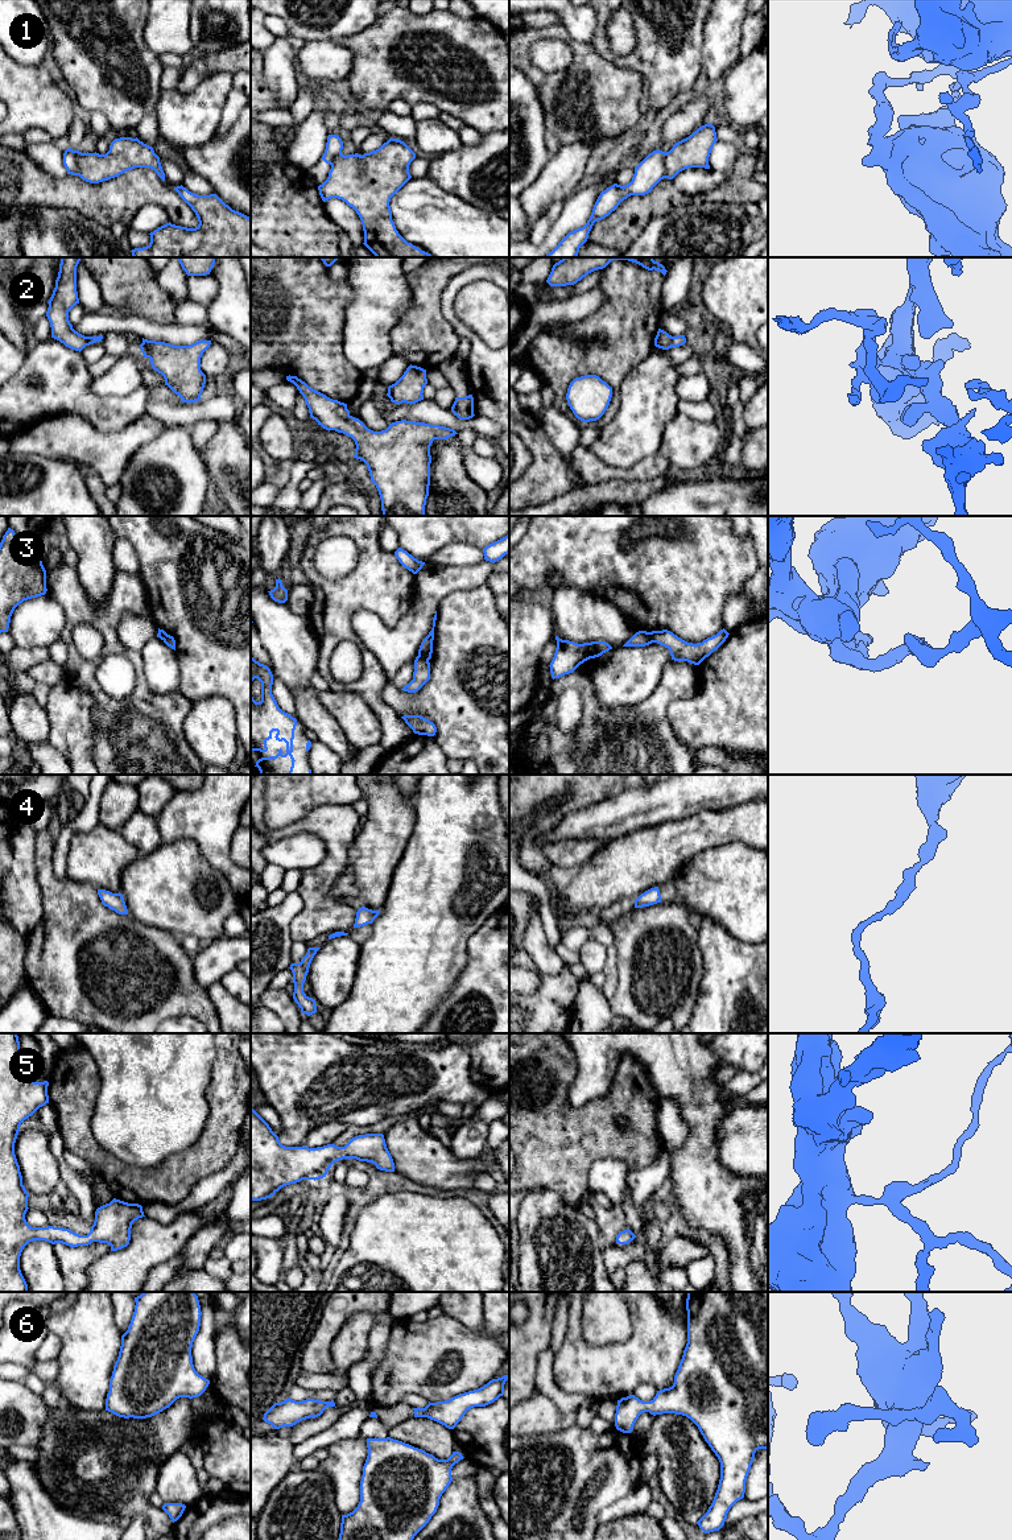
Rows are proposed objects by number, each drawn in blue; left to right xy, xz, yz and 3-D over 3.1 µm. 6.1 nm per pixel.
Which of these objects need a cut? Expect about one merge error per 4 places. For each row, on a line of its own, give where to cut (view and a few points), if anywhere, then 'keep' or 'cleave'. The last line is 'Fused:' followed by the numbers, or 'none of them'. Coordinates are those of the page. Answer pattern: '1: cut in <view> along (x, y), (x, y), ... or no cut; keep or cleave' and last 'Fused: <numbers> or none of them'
1: cut in yz along (666, 153), (664, 177); cleave
2: no cut; keep
3: cut in xz along (418, 655), (428, 660); cleave
4: no cut; keep
5: no cut; keep
6: no cut; keep
Fused: 1, 3

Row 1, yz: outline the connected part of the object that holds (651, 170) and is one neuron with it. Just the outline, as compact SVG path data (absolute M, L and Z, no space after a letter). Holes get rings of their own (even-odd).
M660 149L653 150L635 168L635 174L628 185L614 183L602 191L587 223L569 232L545 257L577 257L595 222L608 216L628 197L650 193L665 178L665 154Z

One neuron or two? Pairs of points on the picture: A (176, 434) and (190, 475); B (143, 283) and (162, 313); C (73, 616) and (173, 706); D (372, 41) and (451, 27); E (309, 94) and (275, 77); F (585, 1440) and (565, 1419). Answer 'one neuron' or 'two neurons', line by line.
A: one neuron
B: one neuron
C: one neuron
D: one neuron
E: two neurons
F: two neurons

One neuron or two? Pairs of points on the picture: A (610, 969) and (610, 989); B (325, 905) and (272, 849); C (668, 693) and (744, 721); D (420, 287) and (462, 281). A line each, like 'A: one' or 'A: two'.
A: one
B: two
C: two
D: two

